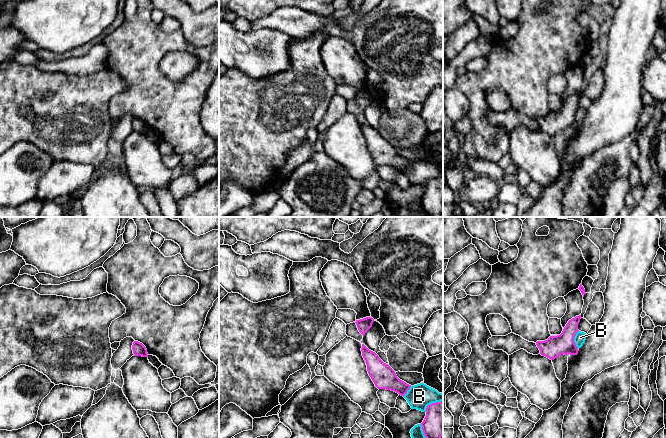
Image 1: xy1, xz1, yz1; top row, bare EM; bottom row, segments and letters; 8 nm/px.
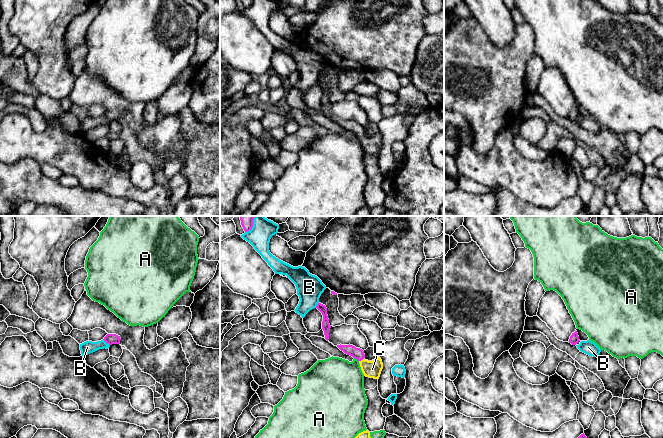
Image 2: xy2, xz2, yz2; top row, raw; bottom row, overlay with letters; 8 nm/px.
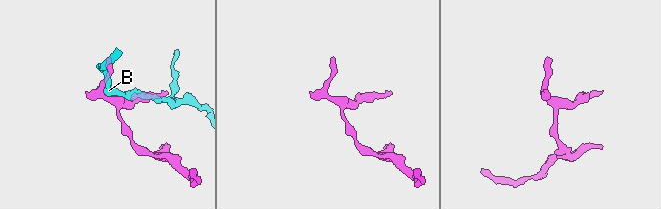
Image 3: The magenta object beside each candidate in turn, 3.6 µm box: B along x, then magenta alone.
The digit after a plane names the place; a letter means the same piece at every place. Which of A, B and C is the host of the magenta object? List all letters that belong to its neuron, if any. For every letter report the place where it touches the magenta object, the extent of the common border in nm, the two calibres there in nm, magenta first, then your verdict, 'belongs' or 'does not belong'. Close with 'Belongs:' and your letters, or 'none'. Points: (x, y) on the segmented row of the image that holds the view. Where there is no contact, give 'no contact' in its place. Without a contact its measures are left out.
A: xz2 (356, 358) | 50 nm | 90/400 nm | does not belong
B: yz1 (573, 339) | 150 nm | 170/90 nm | does not belong
C: xz2 (361, 359) | 50 nm | 90/140 nm | belongs
Belongs: C

